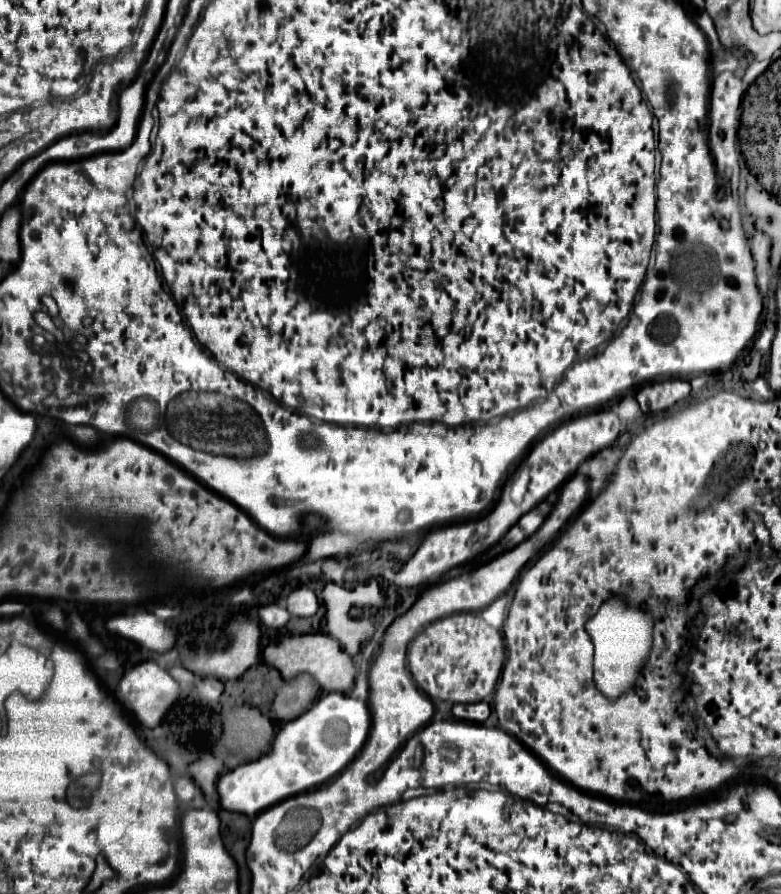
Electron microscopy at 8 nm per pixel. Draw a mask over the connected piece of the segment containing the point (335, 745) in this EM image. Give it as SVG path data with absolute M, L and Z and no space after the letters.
M339 692L323 694L307 712L277 730L273 748L269 748L265 756L259 756L249 764L239 764L233 772L227 772L217 780L221 808L245 816L257 816L289 796L325 784L361 750L369 734L369 724L371 716L367 702Z

